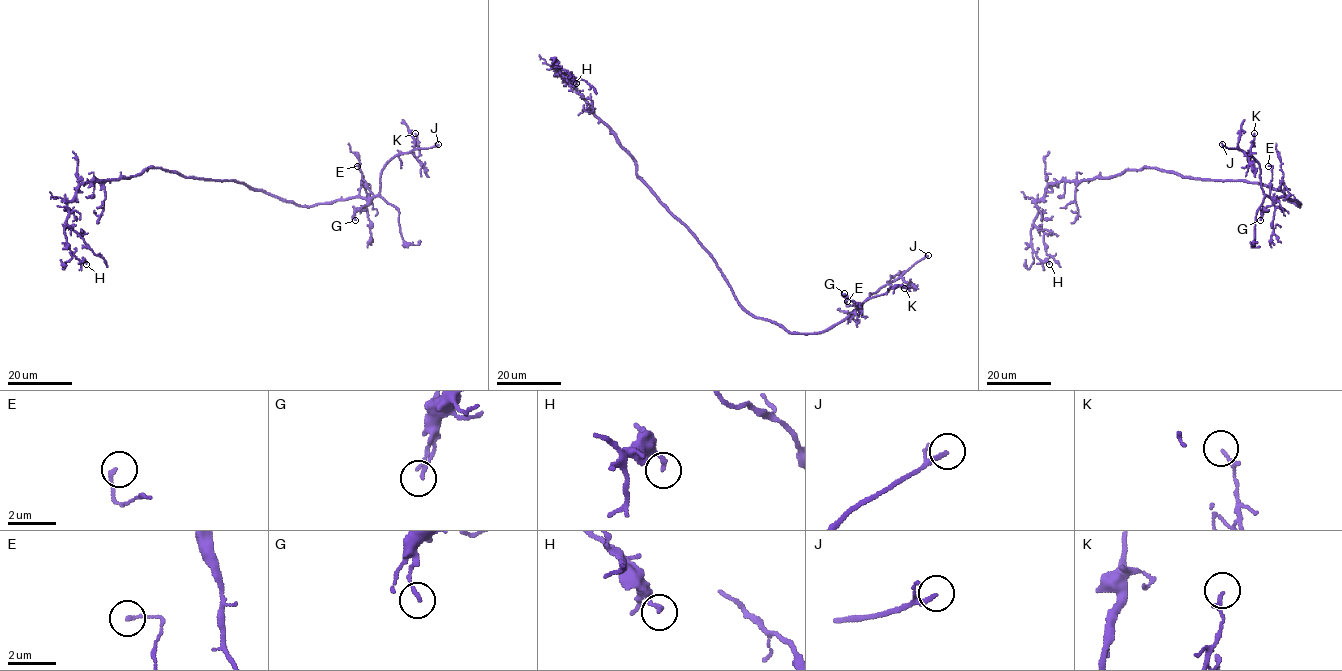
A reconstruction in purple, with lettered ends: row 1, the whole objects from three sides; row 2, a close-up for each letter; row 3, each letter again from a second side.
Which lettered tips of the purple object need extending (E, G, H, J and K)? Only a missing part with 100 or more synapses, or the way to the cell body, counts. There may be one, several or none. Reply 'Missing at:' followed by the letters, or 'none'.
Missing at: J

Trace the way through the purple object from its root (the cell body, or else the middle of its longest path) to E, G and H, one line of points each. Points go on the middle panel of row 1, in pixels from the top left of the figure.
E: (704, 246), (735, 299), (748, 312), (790, 332), (828, 330), (862, 303), (847, 306), (847, 301)
G: (704, 246), (735, 299), (748, 312), (780, 324), (790, 332), (823, 332), (844, 321), (857, 309), (844, 293)
H: (704, 246), (637, 176), (635, 160), (554, 64), (563, 69), (576, 83)

